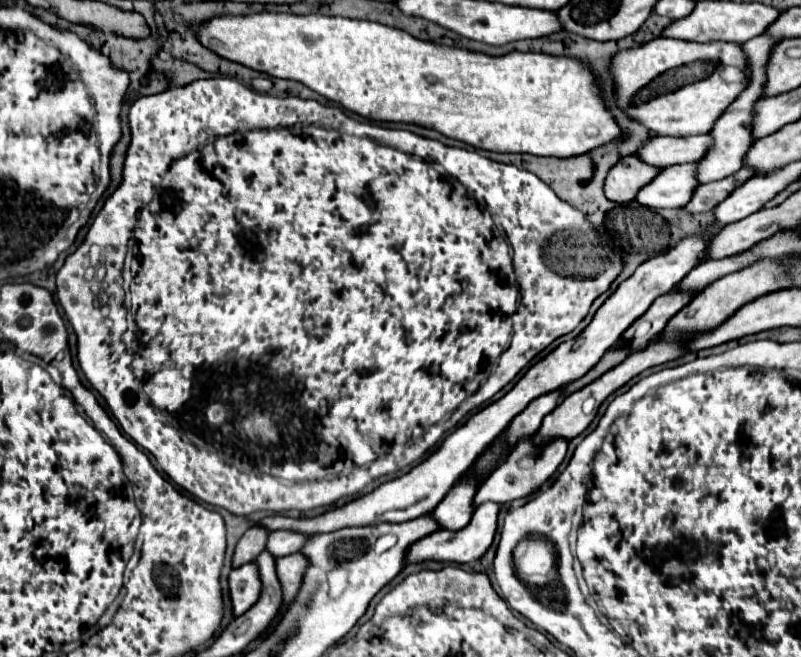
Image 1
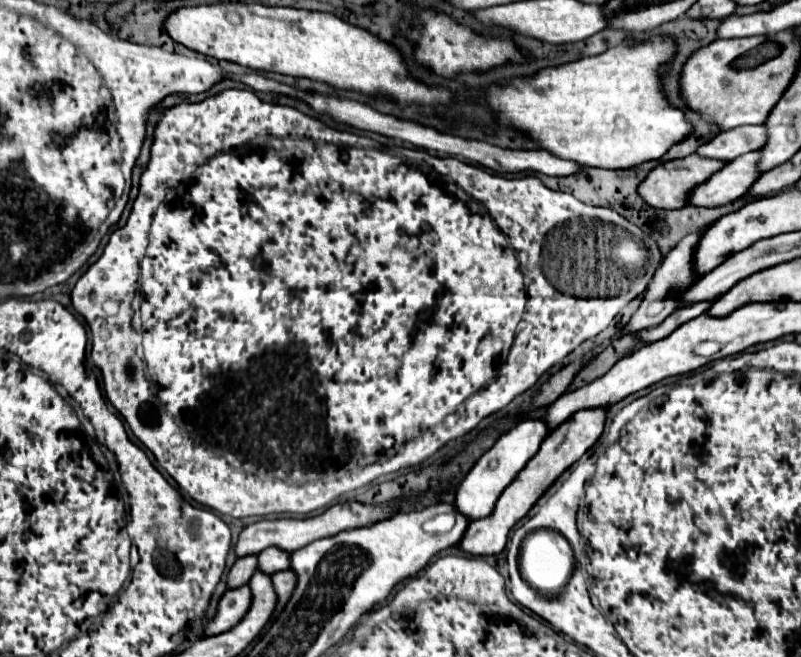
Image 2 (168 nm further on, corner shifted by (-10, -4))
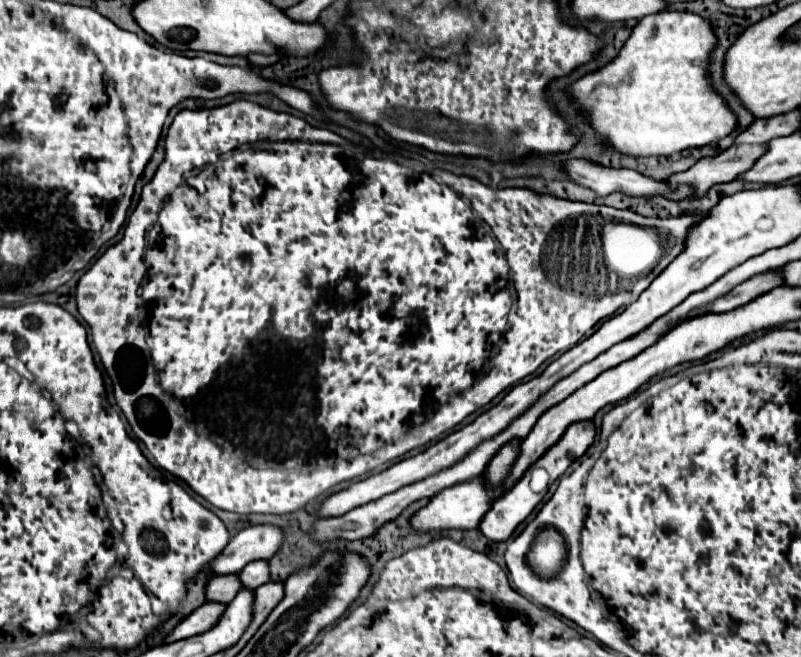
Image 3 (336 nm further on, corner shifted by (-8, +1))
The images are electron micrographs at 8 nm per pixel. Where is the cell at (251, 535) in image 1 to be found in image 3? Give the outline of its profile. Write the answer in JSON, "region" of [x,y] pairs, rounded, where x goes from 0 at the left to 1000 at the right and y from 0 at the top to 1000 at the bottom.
{"region":[[[295,874],[287,877],[270,877],[257,889],[257,916],[275,916],[275,919],[287,919],[292,907],[300,898],[300,883],[295,883]]]}

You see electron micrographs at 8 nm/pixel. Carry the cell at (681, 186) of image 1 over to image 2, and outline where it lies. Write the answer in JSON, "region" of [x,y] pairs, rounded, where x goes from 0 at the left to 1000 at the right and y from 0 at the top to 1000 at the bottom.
{"region":[[[944,233],[919,239],[916,245],[906,248],[901,257],[889,263],[876,282],[869,282],[856,297],[856,309],[869,315],[899,315],[904,309],[919,306],[949,269],[944,245]]]}

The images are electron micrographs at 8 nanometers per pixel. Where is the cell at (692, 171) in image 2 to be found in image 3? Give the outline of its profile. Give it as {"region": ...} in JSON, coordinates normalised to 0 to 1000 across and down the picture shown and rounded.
{"region":[[[916,219],[891,240],[871,244],[861,259],[836,268],[839,280],[869,280],[869,298],[879,298],[891,280],[914,277],[934,262],[949,237],[959,231],[959,219]]]}

